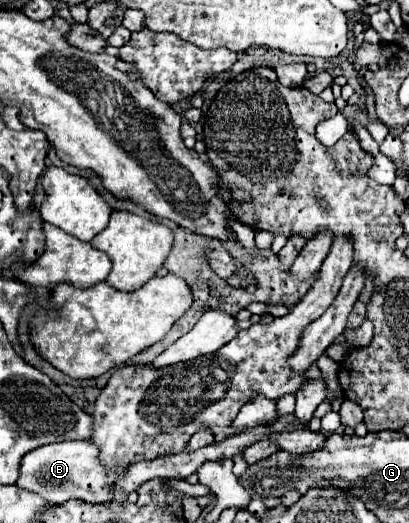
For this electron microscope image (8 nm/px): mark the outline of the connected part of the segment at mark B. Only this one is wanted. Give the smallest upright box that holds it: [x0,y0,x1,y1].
[20,440,124,504]

